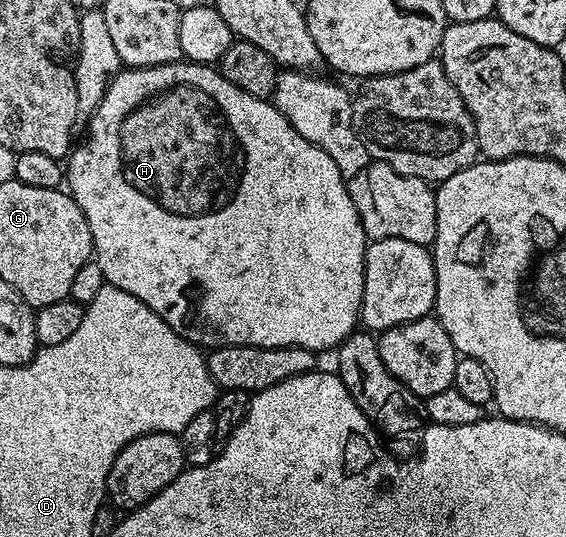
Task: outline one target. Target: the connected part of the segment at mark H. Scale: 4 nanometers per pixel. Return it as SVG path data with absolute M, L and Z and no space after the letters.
M183 60L173 62L172 64L164 64L163 66L126 68L115 76L108 88L108 92L104 92L104 100L100 100L96 112L90 115L90 121L85 127L84 133L86 133L86 139L79 146L77 143L68 155L70 163L67 161L64 166L64 182L68 187L70 197L78 205L80 212L84 212L84 216L88 220L88 228L92 232L92 240L94 241L94 254L109 285L128 292L128 296L136 296L136 300L140 300L148 308L152 308L152 312L156 312L156 316L160 316L165 320L181 338L187 338L189 342L193 342L202 348L213 348L216 346L259 346L260 348L299 346L305 350L315 352L321 352L321 350L333 351L349 334L355 333L362 313L364 264L366 263L366 248L368 245L362 221L356 212L356 204L352 204L352 196L350 195L347 179L342 177L340 168L336 168L336 163L333 162L332 156L328 156L328 152L316 148L316 144L304 140L304 136L300 136L300 132L296 132L296 128L292 128L292 124L288 124L286 117L274 107L273 101L257 98L256 96L248 96L248 92L240 92L240 88L236 88L236 84L229 82L221 72L210 64L199 64Z

